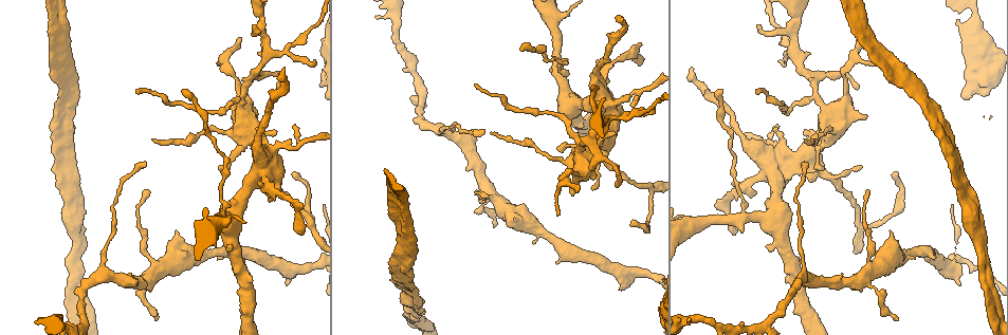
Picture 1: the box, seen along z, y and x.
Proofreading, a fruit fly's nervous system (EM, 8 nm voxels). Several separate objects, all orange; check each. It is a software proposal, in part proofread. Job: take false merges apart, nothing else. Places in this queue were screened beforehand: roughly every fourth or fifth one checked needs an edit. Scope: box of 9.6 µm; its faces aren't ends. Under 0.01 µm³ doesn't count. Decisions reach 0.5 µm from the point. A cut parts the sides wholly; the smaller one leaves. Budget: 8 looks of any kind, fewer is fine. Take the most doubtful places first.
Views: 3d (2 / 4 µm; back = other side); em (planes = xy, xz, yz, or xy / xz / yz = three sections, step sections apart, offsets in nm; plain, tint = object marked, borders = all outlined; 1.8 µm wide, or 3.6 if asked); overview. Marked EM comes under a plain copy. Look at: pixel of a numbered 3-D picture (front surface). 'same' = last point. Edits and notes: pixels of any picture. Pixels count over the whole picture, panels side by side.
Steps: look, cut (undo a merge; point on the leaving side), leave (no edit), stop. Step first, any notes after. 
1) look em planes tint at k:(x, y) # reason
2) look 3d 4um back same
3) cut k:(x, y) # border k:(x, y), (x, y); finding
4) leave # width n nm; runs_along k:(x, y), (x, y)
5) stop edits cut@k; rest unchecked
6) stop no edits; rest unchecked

look em 3.6um planes tint at 1:(815, 96) # looks like a crossing

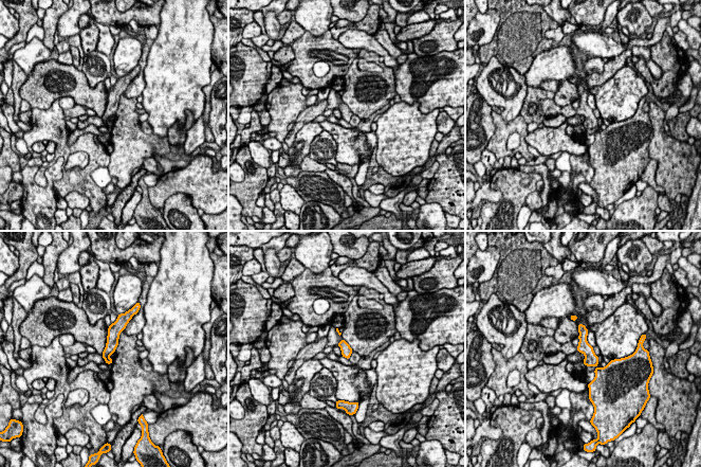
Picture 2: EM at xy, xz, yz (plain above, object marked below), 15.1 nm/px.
leave # continuous, no second cell

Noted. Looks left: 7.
look em 3.6um planes tint at 1:(776, 173)

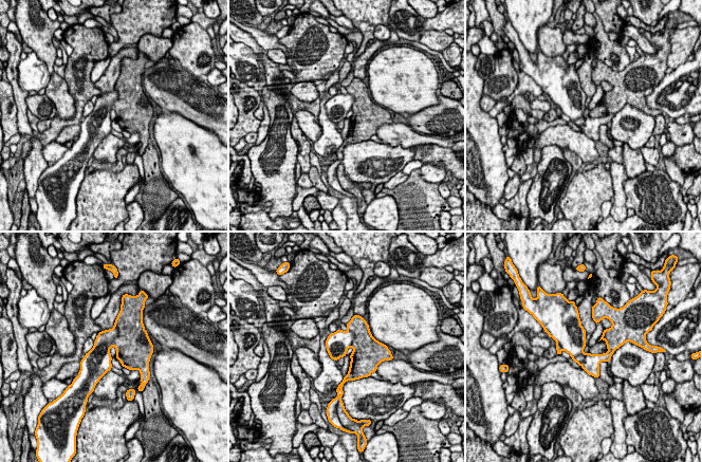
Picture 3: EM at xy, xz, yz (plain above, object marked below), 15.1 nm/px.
cut 3:(132, 339) # border 3:(114, 325), (117, 335), (113, 345); two cells meet here

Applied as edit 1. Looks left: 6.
stop edits cut@3; rest unchecked

